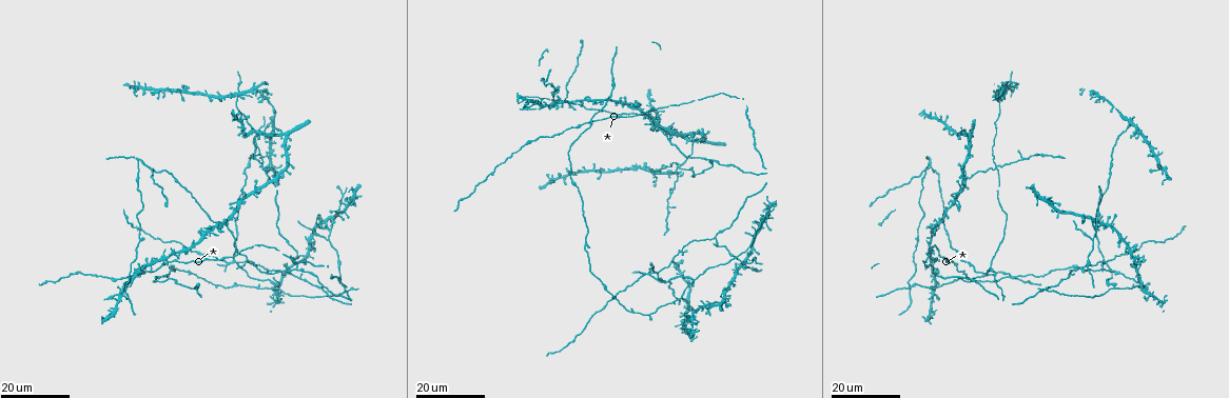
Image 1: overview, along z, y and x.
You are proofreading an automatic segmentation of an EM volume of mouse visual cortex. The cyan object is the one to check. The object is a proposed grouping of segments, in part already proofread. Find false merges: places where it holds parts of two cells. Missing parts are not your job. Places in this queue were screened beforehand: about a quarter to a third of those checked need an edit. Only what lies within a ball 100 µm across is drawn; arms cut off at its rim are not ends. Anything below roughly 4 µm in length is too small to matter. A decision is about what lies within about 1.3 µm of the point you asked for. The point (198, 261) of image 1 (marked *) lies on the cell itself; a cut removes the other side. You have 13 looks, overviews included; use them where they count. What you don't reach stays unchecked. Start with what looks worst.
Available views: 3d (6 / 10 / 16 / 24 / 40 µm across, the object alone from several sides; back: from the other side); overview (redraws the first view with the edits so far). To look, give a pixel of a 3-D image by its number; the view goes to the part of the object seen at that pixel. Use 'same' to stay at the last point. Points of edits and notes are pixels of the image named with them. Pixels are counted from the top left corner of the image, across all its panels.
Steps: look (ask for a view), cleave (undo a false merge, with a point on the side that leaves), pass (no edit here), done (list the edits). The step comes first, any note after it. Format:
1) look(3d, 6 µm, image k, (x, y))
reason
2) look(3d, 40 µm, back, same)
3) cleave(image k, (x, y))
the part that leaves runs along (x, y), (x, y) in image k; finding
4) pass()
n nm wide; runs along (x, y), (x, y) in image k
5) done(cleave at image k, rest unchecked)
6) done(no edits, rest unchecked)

look(3d, 16 µm, image 1, (742, 263))
three arms meet

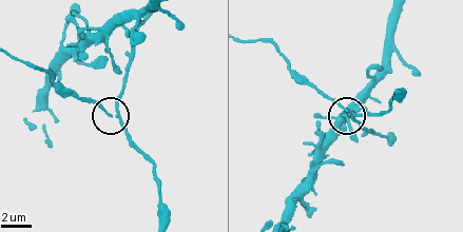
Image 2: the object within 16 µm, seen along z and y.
look(3d, 6 µm, image 2, (356, 115))

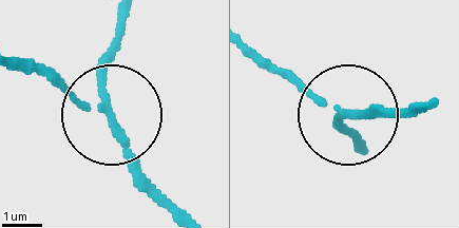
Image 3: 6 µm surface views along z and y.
look(3d, 6 µm, back, image 3, (105, 107))

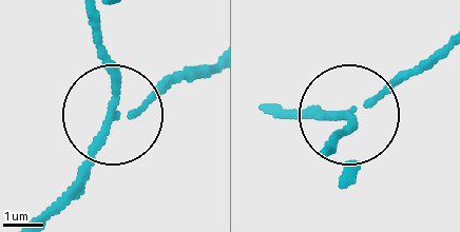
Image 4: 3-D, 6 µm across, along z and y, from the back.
pass()
3 arms; runs along (99, 14), (119, 112), (136, 112), (193, 68) in image 4; one cell here

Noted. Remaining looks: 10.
look(3d, 16 µm, image 1, (945, 224))

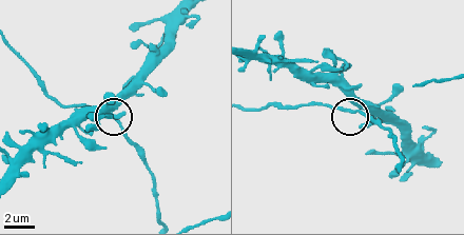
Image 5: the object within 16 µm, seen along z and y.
look(3d, 6 µm, image 5, (345, 108))

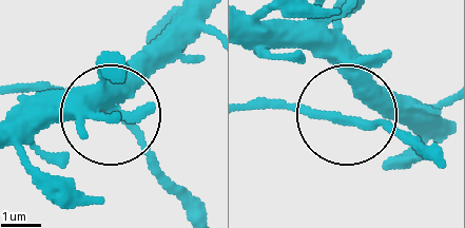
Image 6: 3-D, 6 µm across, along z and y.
look(3d, 6 µm, back, image 6, (354, 121))

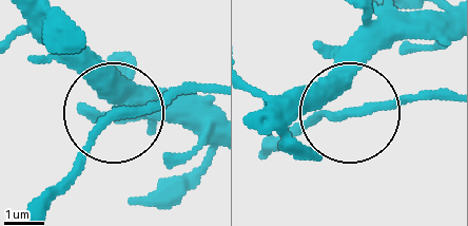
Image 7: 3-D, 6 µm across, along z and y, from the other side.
pass()
3 arms; continuous, no second cell

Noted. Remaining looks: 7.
look(3d, 16 µm, image 1, (929, 166))
three arms meet

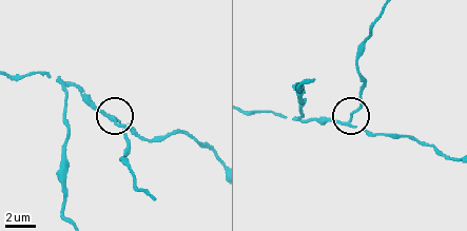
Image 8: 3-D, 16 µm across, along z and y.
look(3d, 10 µm, image 8, (115, 119))
closer look

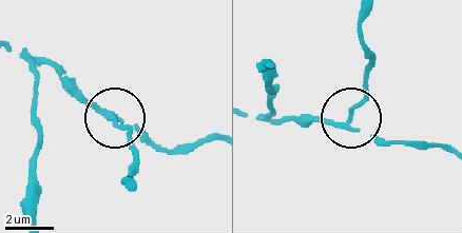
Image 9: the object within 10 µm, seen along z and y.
look(3d, 10 µm, back, image 9, (111, 116))
from behind

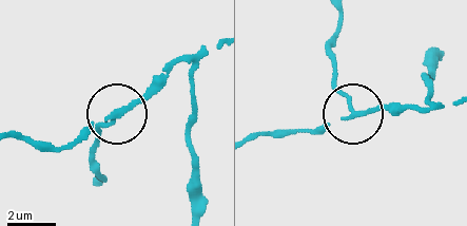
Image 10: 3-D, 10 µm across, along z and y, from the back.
cleave(image 10, (332, 81))
3 arms; the part that leaves runs along (351, 109), (337, 87), (329, 50), (339, 14) in image 10; two cells meet here

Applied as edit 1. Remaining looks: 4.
look(overview)

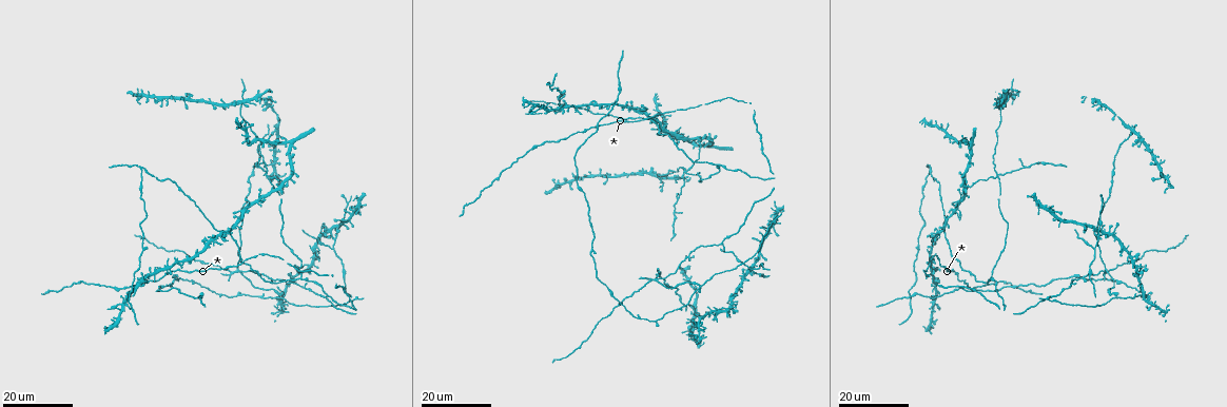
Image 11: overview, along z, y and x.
look(3d, 16 µm, image 11, (997, 175))
four or more arms meet

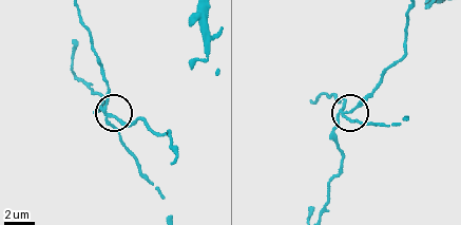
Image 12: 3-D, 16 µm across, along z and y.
look(3d, 6 µm, image 12, (338, 116))

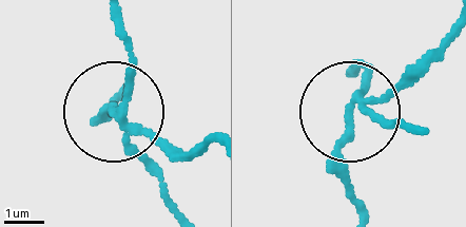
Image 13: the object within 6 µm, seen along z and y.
cleave(image 13, (105, 114))
4 arms; the part that leaves runs along (351, 101), (334, 169), (354, 209) in image 13; a second cell is stuck on

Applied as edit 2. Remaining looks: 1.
done(cleave at image 10, cleave at image 13, rest unchecked)

